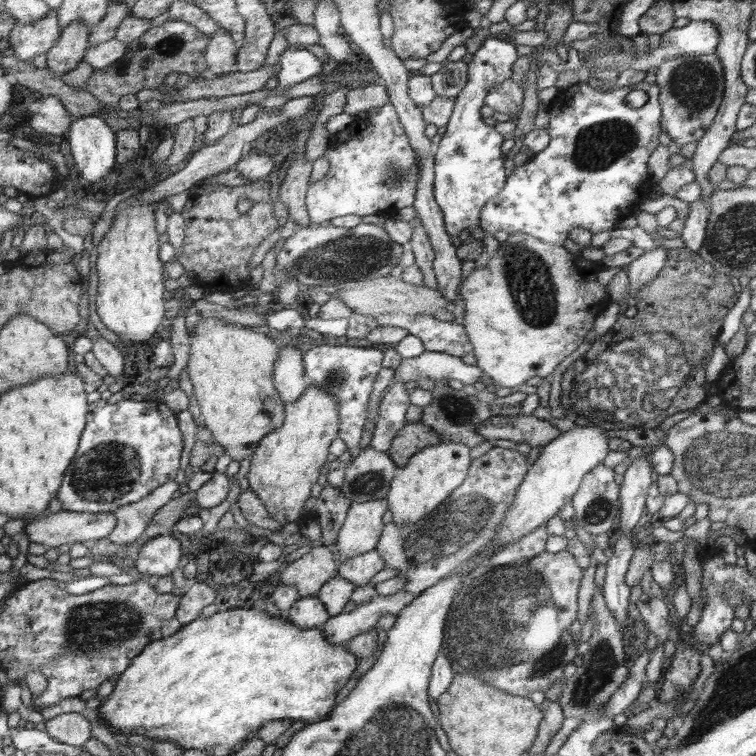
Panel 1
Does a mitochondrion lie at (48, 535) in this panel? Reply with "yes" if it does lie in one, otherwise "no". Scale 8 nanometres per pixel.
no

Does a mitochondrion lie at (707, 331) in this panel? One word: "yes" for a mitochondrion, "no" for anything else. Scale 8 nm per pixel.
no

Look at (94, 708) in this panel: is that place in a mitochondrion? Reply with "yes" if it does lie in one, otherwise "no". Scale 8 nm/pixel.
no

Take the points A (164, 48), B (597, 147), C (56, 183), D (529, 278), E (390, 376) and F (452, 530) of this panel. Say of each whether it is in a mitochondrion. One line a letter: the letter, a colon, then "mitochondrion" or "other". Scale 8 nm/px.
A: mitochondrion
B: mitochondrion
C: other
D: mitochondrion
E: other
F: mitochondrion

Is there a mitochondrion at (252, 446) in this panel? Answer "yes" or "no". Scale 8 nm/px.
no

